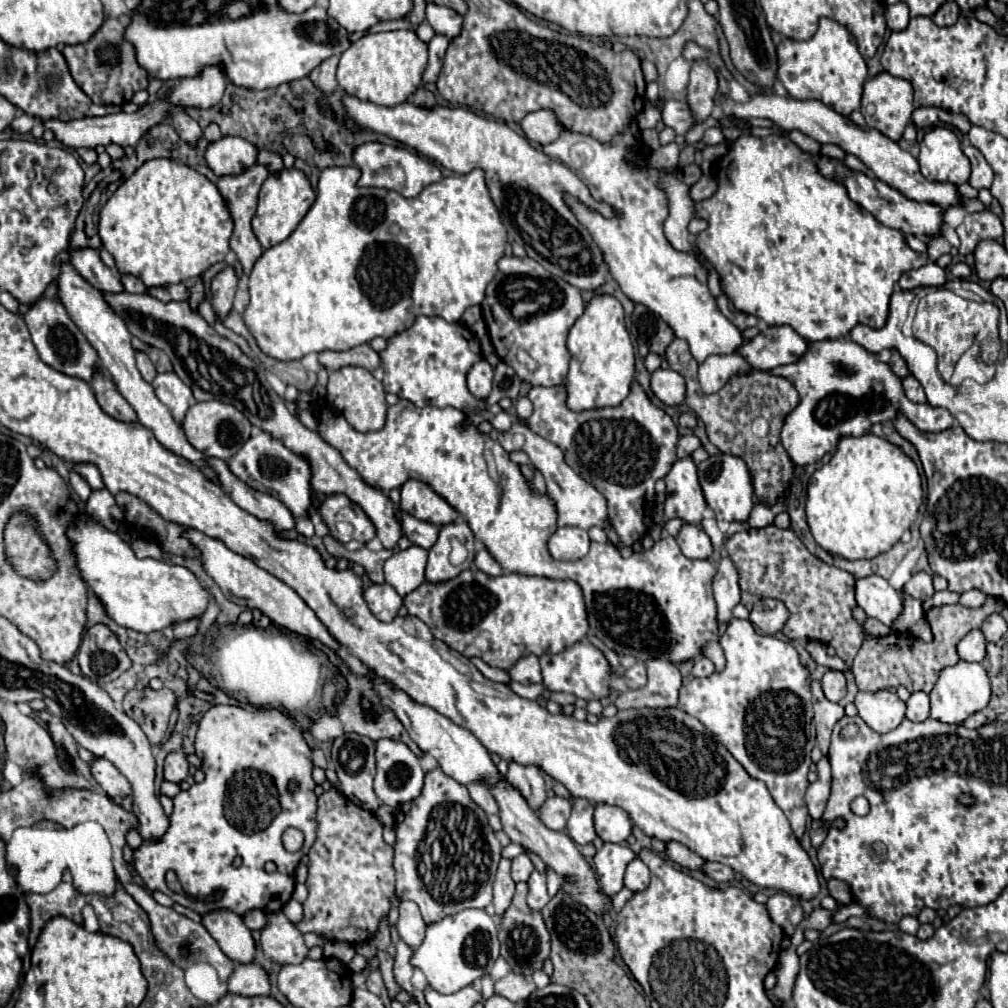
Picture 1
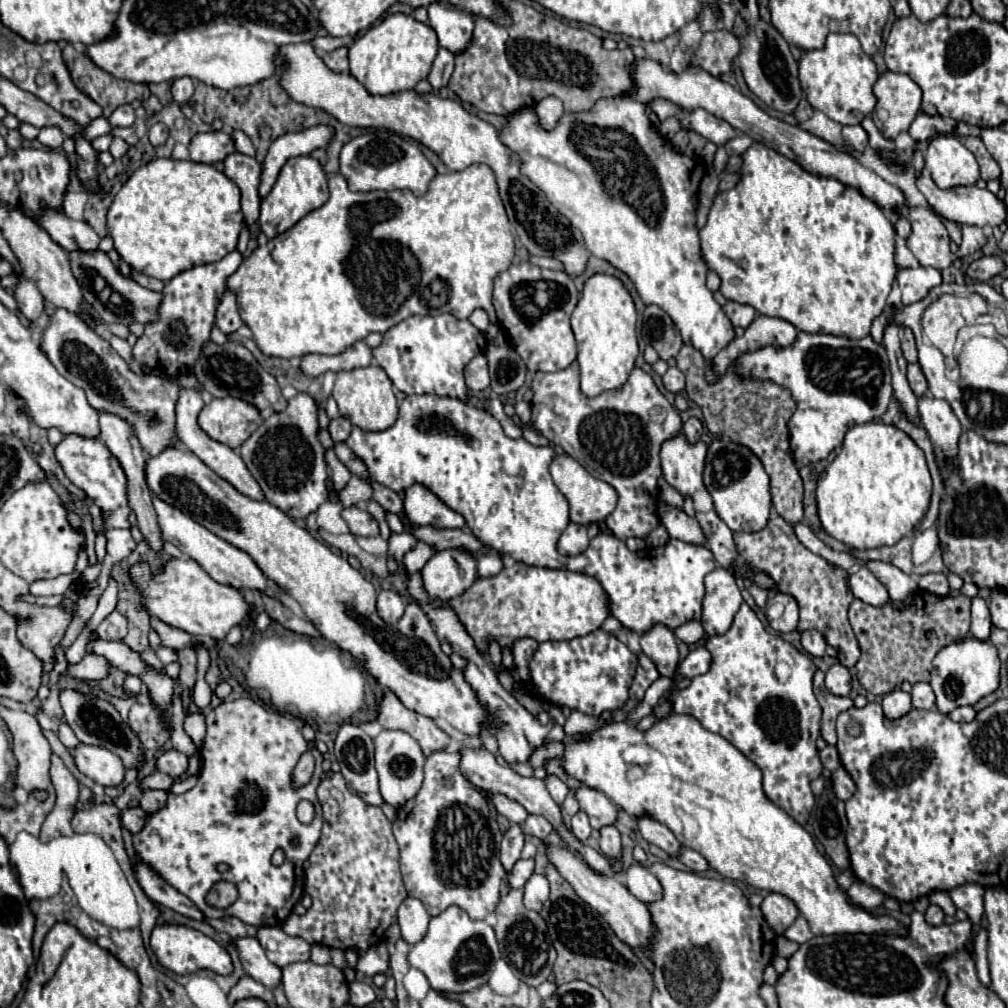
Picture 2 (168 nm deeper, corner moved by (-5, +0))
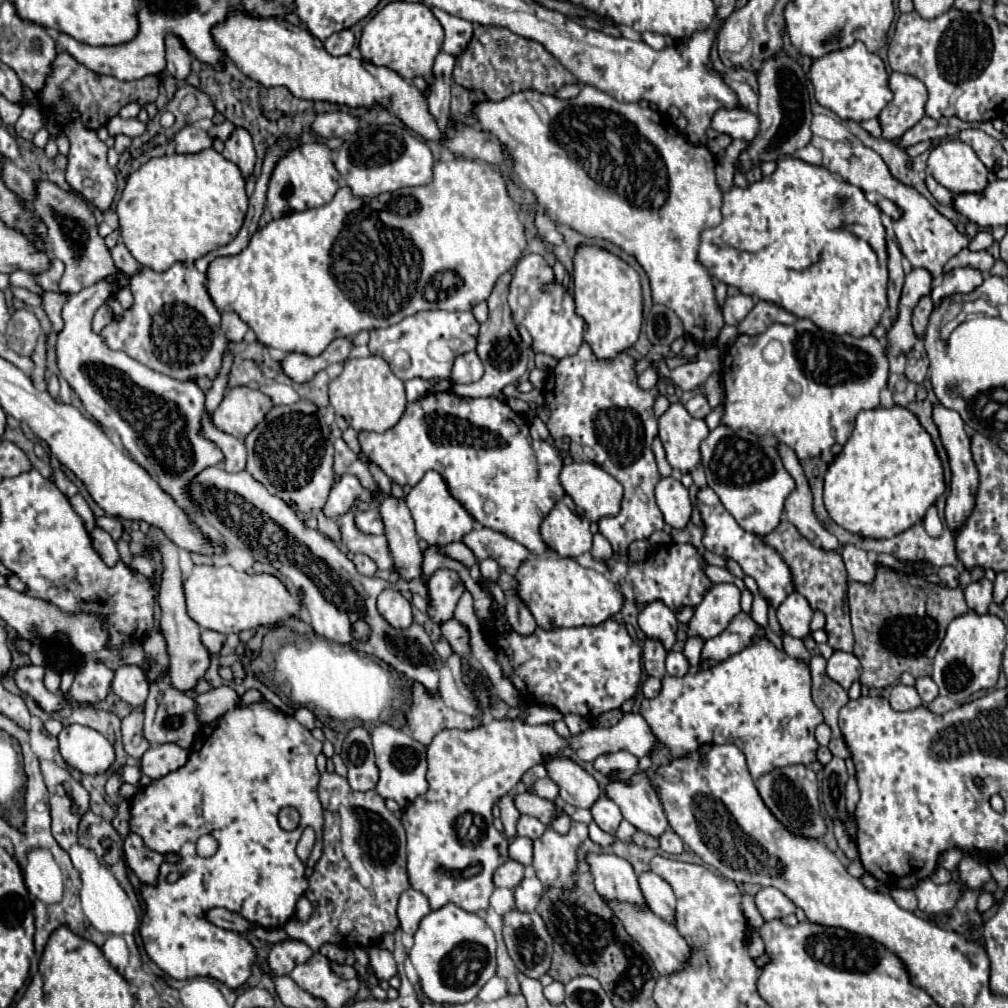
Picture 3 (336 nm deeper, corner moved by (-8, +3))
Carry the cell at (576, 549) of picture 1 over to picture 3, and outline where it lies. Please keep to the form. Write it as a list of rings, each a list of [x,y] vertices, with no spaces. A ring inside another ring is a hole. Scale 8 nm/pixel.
[[[565,495],[543,519],[541,537],[559,553],[559,557],[579,557],[591,551],[593,545],[589,521],[575,513],[575,505],[569,495]]]

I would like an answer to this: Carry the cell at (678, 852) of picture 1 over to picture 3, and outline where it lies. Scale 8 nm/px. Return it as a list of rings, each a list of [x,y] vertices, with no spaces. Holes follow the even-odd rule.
[[[645,775],[635,777],[631,785],[611,779],[607,787],[607,795],[619,805],[623,819],[627,819],[639,831],[659,839],[661,833],[669,829],[659,797]]]

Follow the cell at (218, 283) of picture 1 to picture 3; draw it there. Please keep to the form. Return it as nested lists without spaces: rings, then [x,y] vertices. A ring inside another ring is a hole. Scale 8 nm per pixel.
[[[225,311],[221,313],[223,321],[221,321],[221,331],[225,333],[225,337],[231,341],[231,343],[237,343],[243,339],[243,335],[247,333],[247,325],[241,321],[241,317],[233,311]]]

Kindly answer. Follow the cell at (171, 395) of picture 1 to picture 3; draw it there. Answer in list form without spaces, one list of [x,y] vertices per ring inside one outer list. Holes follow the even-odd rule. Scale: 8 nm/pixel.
[[[207,411],[203,413],[201,417],[201,437],[213,441],[221,451],[223,451],[223,457],[225,461],[221,463],[221,467],[225,471],[231,471],[231,473],[237,473],[237,471],[245,471],[245,445],[241,439],[235,439],[223,431],[217,431],[213,427],[213,423],[209,421],[209,415]]]

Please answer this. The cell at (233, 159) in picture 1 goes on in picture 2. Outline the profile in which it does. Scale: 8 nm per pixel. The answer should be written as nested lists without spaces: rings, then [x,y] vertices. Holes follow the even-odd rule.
[[[224,130],[200,132],[190,140],[188,152],[190,152],[190,160],[194,162],[216,164],[224,160],[230,152],[234,152],[234,142],[232,142],[232,136]]]

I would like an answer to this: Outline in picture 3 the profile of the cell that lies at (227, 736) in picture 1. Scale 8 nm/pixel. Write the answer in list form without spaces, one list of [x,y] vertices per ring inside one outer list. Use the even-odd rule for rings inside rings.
[[[255,701],[223,713],[211,725],[203,725],[193,741],[189,761],[181,769],[153,781],[133,795],[131,831],[137,833],[149,849],[161,855],[177,853],[181,857],[177,863],[165,861],[161,865],[159,885],[155,891],[145,891],[143,887],[147,913],[145,921],[141,921],[141,937],[145,951],[151,961],[155,961],[155,965],[159,965],[169,977],[213,977],[231,989],[241,987],[249,979],[255,949],[241,935],[219,929],[201,919],[203,911],[211,907],[235,911],[259,927],[283,927],[295,915],[295,903],[307,891],[305,869],[313,865],[323,853],[321,829],[324,819],[317,797],[319,773],[315,767],[319,753],[321,741],[317,741],[311,731],[301,727],[295,717],[281,713],[273,703]],[[287,805],[295,807],[301,815],[299,827],[295,831],[283,831],[277,823],[279,809]],[[309,825],[315,829],[315,847],[307,863],[303,863],[297,857],[295,847],[303,829]],[[201,835],[213,835],[219,843],[217,853],[209,859],[199,857],[195,851],[195,843]],[[171,871],[181,871],[183,877],[175,883],[169,883],[167,875]]]

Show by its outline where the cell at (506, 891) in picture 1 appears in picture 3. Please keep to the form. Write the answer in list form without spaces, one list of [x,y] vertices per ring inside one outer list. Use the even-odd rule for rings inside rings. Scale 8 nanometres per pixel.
[[[505,795],[499,801],[501,807],[501,821],[503,821],[503,833],[507,837],[507,841],[513,841],[513,837],[517,837],[517,817],[521,817],[521,813],[515,809],[513,805],[513,795]]]

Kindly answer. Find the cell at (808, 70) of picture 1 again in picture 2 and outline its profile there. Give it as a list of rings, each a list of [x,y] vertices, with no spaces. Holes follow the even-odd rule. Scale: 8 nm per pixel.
[[[830,34],[822,50],[804,52],[800,60],[800,84],[808,102],[812,108],[824,112],[840,124],[860,124],[868,114],[872,114],[876,106],[872,86],[876,80],[876,64],[862,52],[854,34]]]

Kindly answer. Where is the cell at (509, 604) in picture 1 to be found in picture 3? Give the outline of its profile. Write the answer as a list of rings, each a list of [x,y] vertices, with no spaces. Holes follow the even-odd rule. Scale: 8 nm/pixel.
[[[529,555],[513,577],[517,577],[517,593],[521,593],[521,601],[529,605],[529,611],[541,629],[601,625],[623,607],[623,595],[619,593],[617,583],[609,581],[595,569],[581,567],[575,559]]]

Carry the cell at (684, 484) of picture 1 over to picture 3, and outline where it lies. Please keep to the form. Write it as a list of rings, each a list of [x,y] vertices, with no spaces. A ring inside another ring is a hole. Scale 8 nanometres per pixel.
[[[673,403],[661,417],[659,417],[659,439],[665,447],[665,455],[667,461],[673,469],[681,471],[681,473],[693,473],[697,469],[697,465],[701,463],[701,453],[699,453],[699,445],[701,441],[709,435],[709,429],[705,425],[703,419],[693,419],[687,409],[681,403]]]

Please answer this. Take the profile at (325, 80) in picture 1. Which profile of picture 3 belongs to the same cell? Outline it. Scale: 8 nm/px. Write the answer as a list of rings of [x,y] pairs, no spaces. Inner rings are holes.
[[[345,29],[345,31],[339,31],[339,33],[333,33],[331,37],[327,37],[327,41],[323,43],[327,53],[331,55],[345,55],[345,53],[351,53],[353,45],[355,45],[355,39],[353,39],[353,31],[351,29]]]

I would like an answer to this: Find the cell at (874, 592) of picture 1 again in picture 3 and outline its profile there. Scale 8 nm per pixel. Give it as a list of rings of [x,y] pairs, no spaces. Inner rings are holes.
[[[845,545],[843,551],[841,551],[841,557],[845,561],[847,575],[849,575],[851,581],[857,581],[857,583],[863,583],[863,585],[873,583],[877,567],[869,561],[869,557],[863,549],[859,549],[855,545]]]

